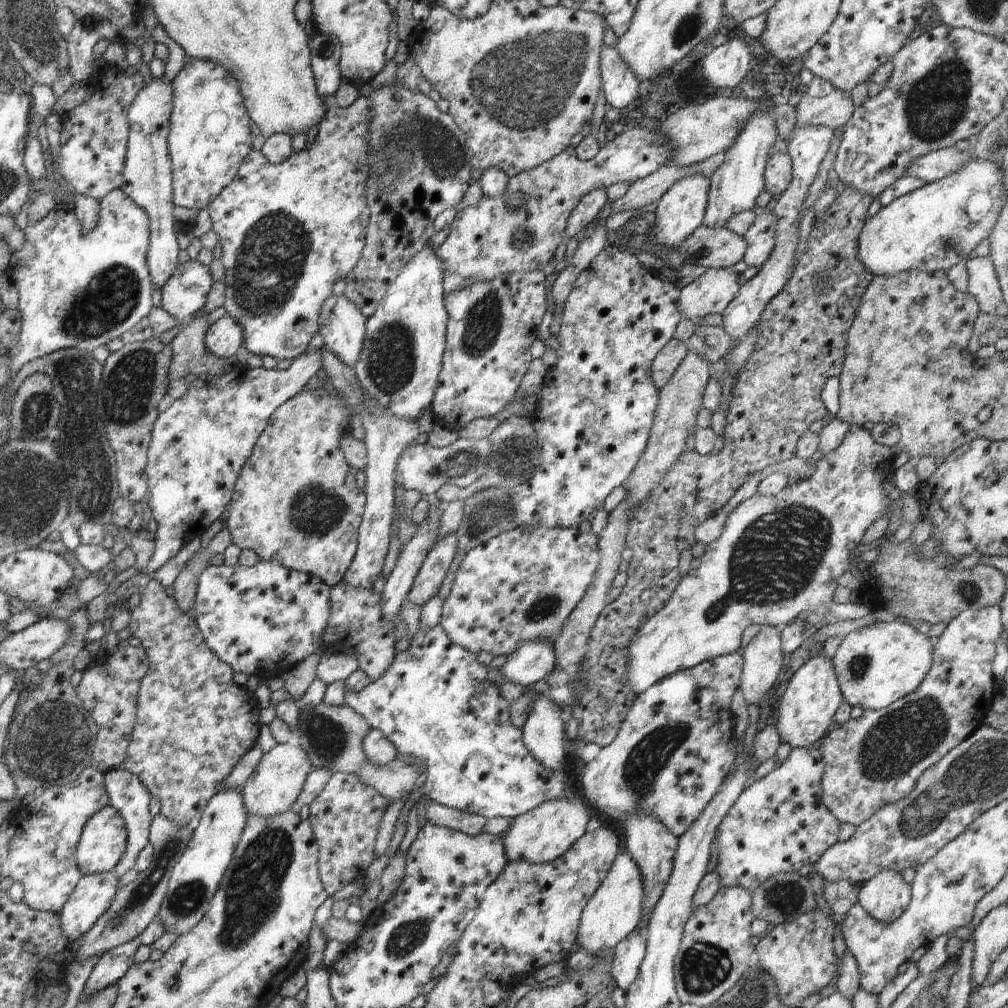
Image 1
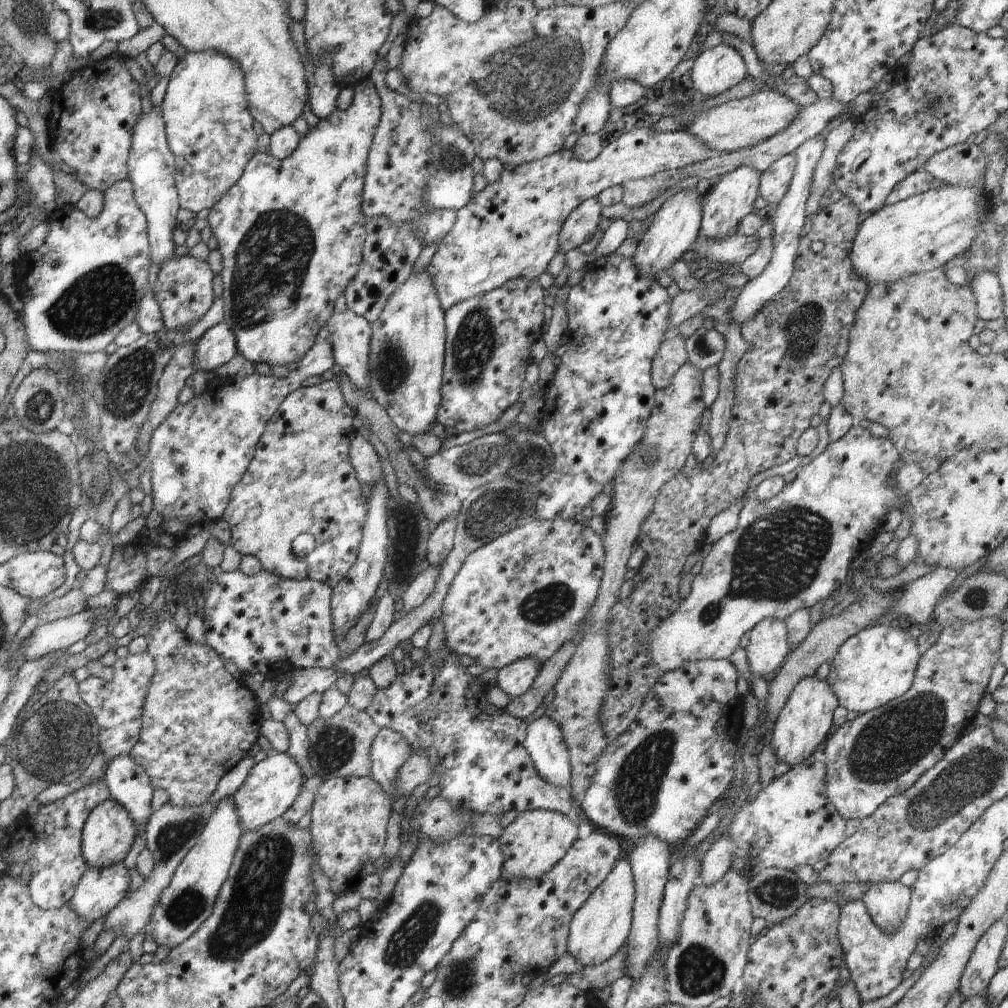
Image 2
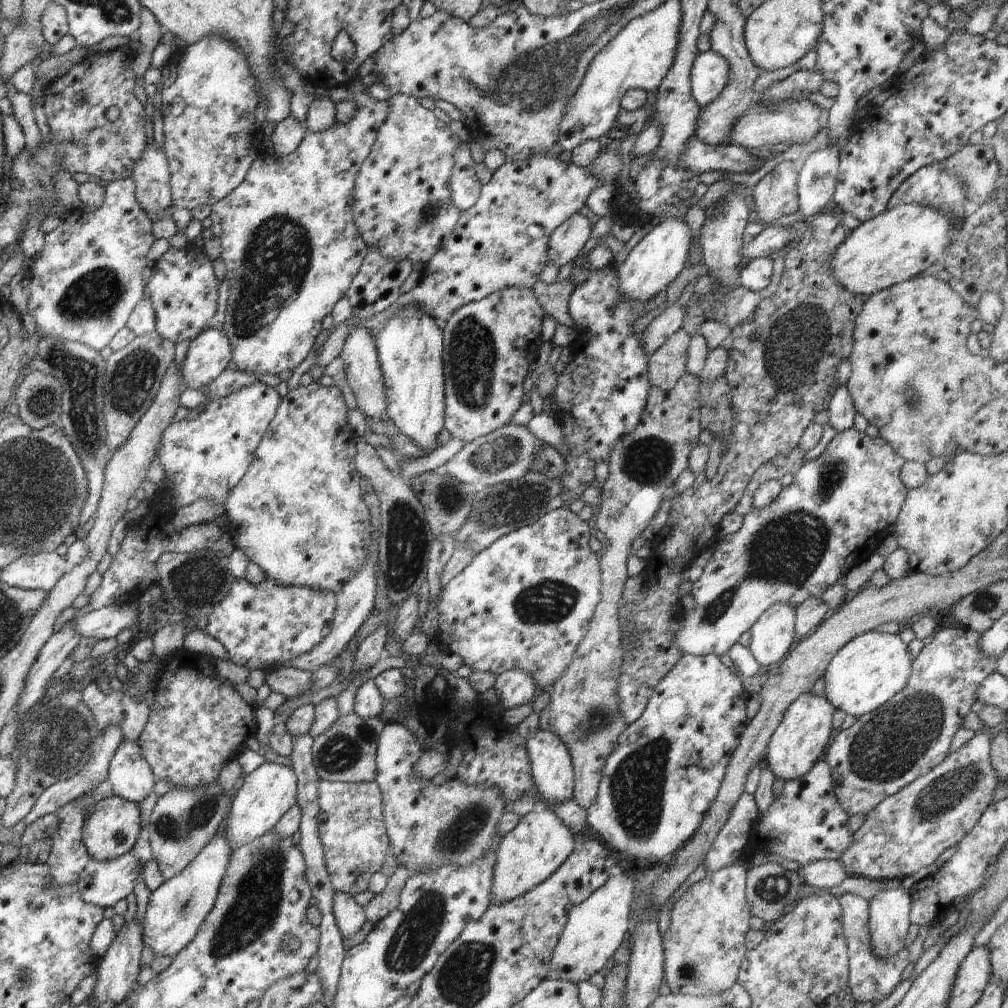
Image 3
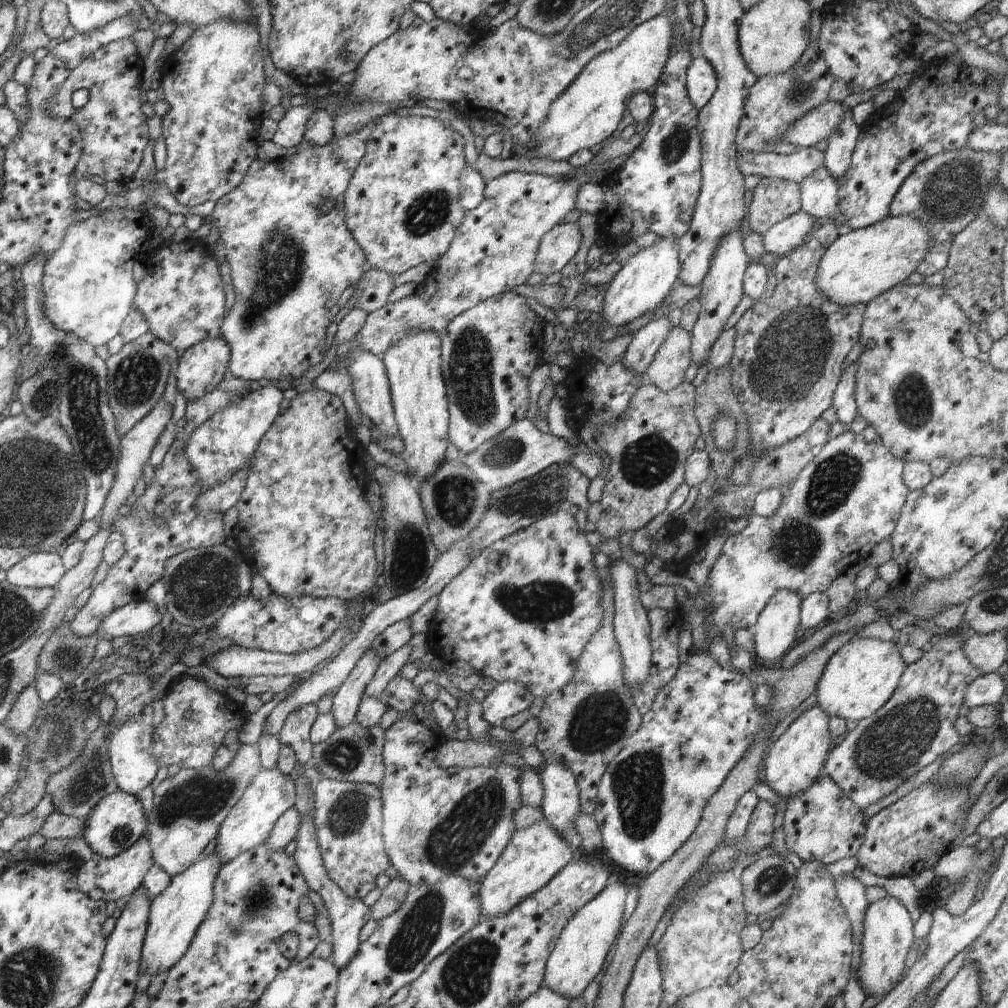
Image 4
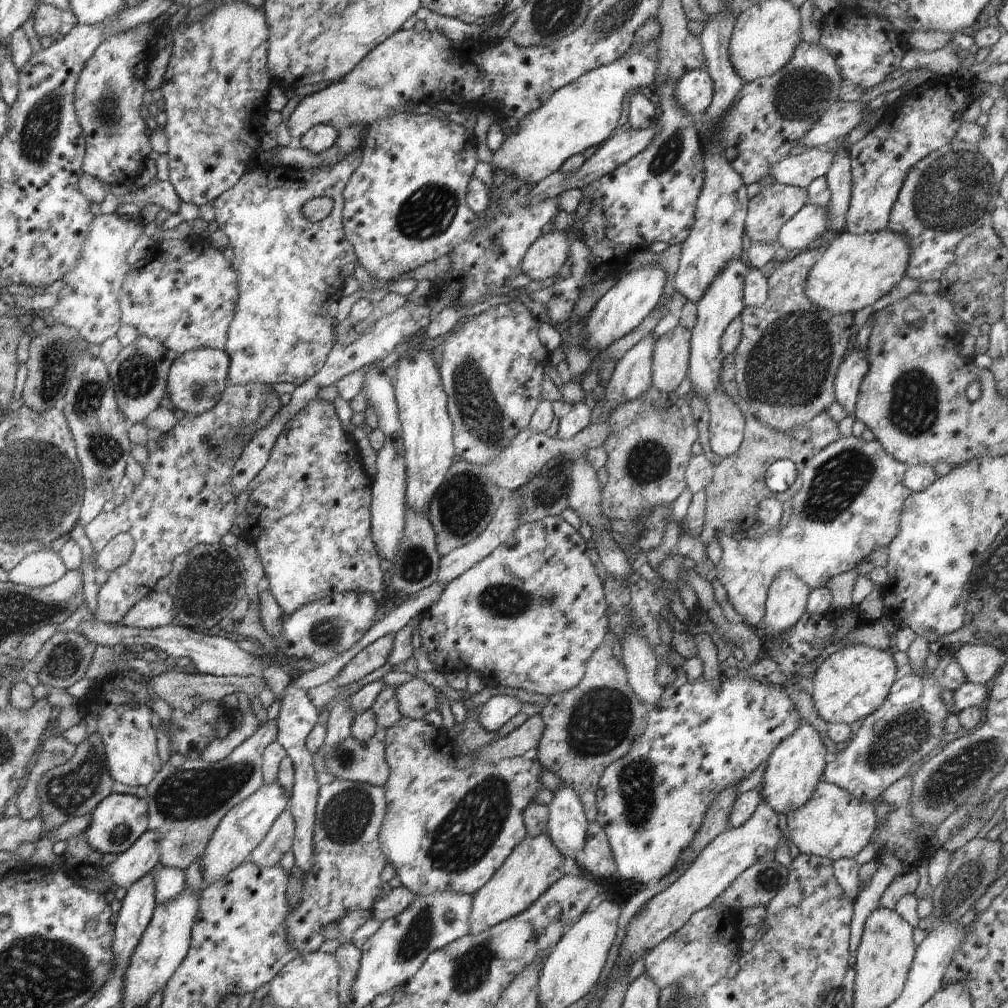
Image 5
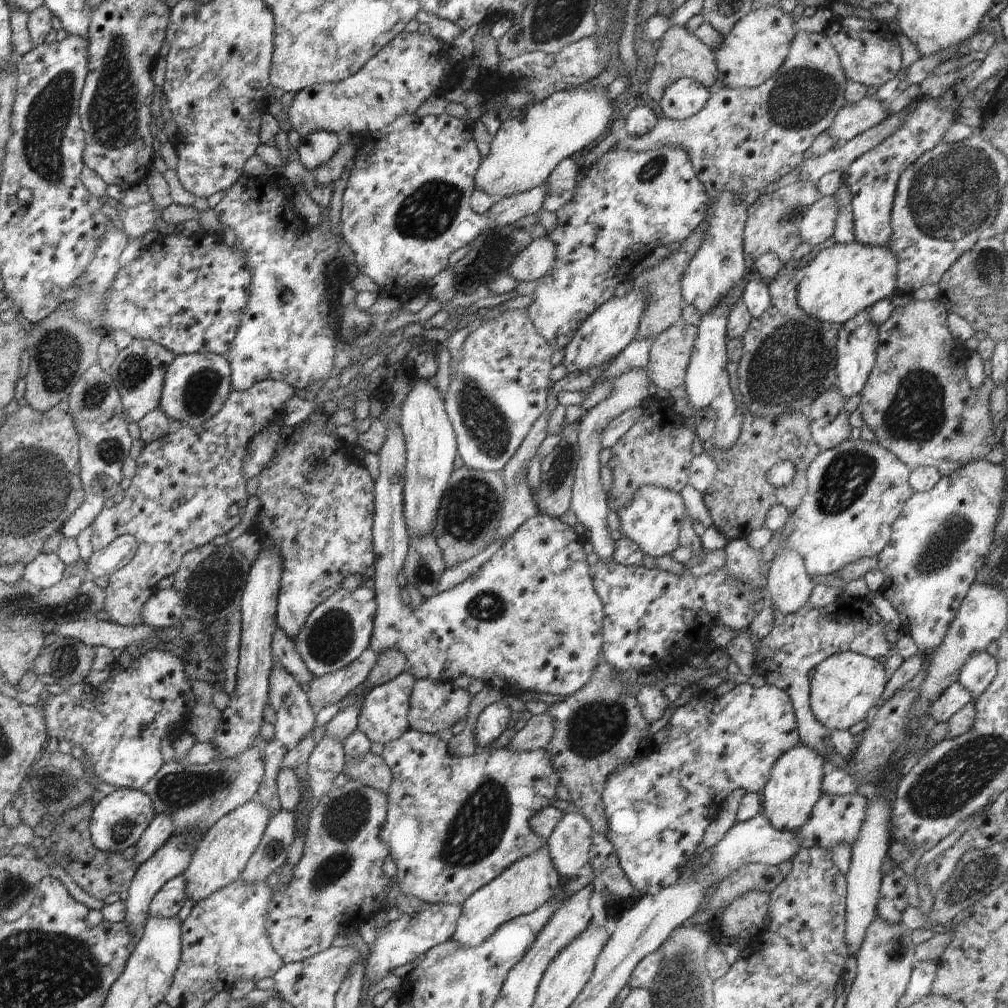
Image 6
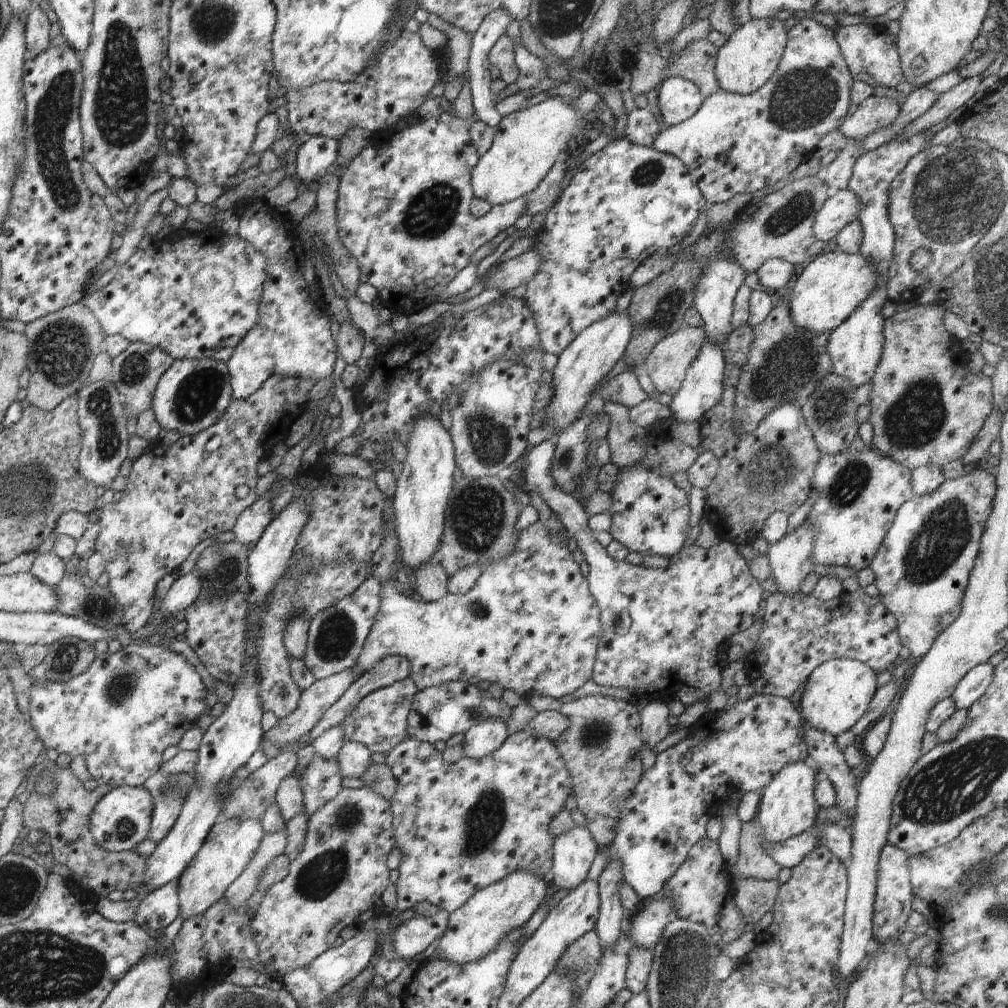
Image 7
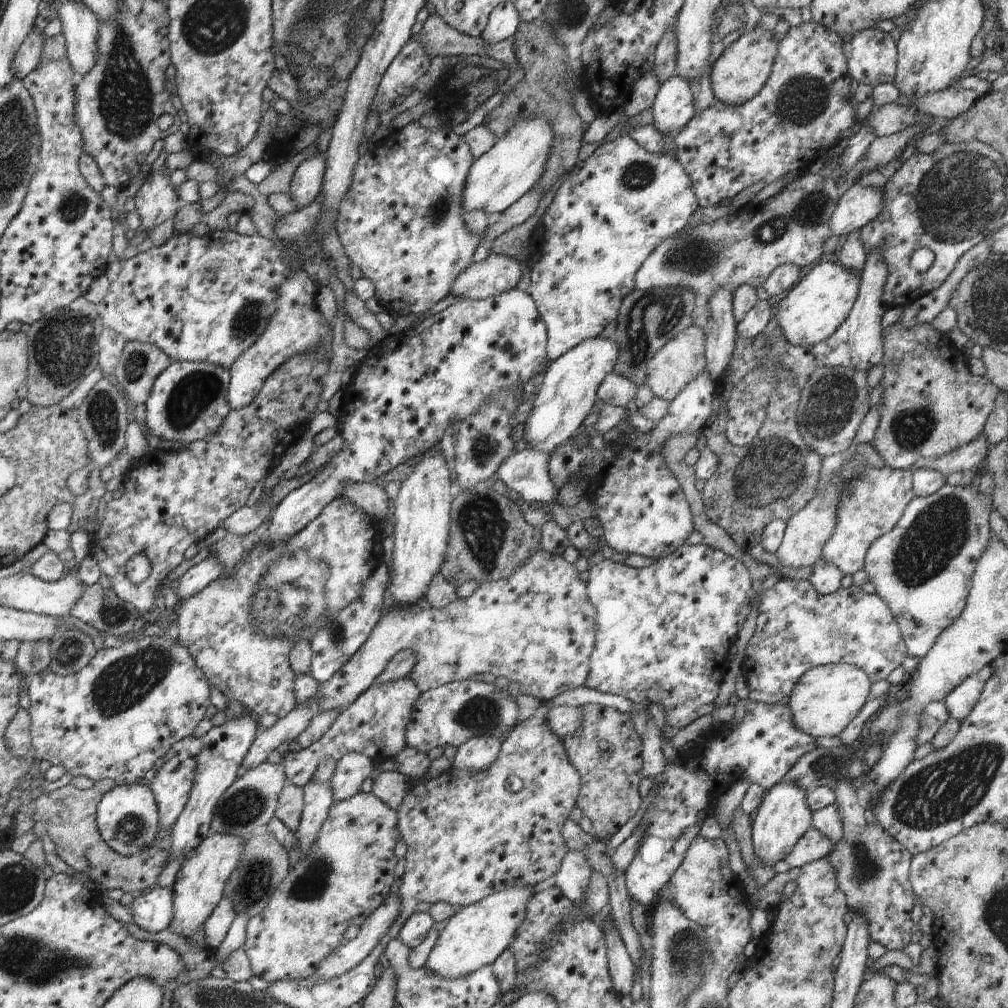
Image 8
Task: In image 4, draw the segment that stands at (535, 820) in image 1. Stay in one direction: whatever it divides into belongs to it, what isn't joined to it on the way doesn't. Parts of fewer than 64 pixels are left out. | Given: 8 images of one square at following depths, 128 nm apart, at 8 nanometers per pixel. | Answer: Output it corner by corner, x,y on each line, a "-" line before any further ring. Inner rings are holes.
544,818
530,828
516,830
498,862
481,880
479,922
494,916
506,916
519,902
542,890
547,882
577,856

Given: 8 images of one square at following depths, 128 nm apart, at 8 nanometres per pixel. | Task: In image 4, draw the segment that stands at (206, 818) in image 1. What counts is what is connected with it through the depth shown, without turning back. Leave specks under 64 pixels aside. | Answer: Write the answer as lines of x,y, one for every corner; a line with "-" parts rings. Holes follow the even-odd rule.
214,852
207,858
195,862
182,874
174,875
170,886
151,901
147,932
142,946
140,973
154,978
160,972
168,972
188,952
198,926
210,910
214,896
214,881
220,868
220,860

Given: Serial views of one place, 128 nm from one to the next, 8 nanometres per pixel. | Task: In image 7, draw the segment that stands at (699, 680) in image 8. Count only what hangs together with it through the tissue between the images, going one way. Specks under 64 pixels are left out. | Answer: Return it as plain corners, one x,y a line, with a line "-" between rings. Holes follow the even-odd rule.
551,440
543,441
542,443
533,446
528,450
528,454
522,458
522,464
520,464
520,474
522,474
522,478
518,480
518,482
514,482
513,485
517,487
522,492
526,492
526,494
532,494
532,492
538,492
540,494
540,498
546,502
546,504
551,508
552,512
559,517
559,521
563,524
565,531
567,532
569,538
574,538
577,543
577,549
580,550
584,555
584,560
590,567
589,575
587,576
588,586
594,600
598,603
600,607
600,624
601,624
601,634
600,640
597,646
597,654
596,654
596,662
594,662
594,668
592,672
592,681
595,684
600,686
610,686
621,689
631,690
634,698
636,697
636,692
650,692
650,688
654,688
654,692
662,692
662,690
676,690
676,686
678,688
694,688
696,690
696,684
698,684
698,688
702,688
702,690
708,690
708,692
696,692
696,698
686,698
686,708
691,706
697,702
706,702
710,694
718,688
720,688
721,684
721,671
720,664
718,664
718,658
720,658
720,643
722,642
722,660
724,660
724,654
728,652
728,646
730,645
729,638
737,634
738,632
742,632
742,630
746,630
749,626
754,624
754,621
760,617
762,613
762,609
759,609
764,603
764,597
766,596
766,592
760,586
758,580
750,574
750,570
748,570
748,565
745,563
745,560
739,555
739,552
736,550
737,546
734,546
731,542
728,541
720,541
716,546
711,546
710,548
702,548
696,544
682,547
678,554
674,554
670,559
670,564
666,566
666,568
658,568
651,569
646,568
644,565
632,565
625,561
617,560
610,557
606,553
606,549
598,543
596,540
596,534
592,532
592,530
588,527
588,515
584,512
584,509
581,505
580,500
578,500
574,494
568,495
566,492
562,492
562,489
556,488
556,484
554,484
554,478
552,478
552,474
550,474
550,468
552,468
552,457
555,451
554,443
-
622,620
622,626
627,625
628,633
624,636
615,632
614,626
616,623

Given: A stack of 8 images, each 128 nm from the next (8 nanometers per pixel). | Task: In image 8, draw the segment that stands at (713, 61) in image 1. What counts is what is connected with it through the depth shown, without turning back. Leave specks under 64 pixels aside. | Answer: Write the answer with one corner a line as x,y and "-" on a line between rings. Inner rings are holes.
678,75
666,80
658,89
651,108
652,126
662,136
676,138
676,134
680,134
696,115
689,82
678,78

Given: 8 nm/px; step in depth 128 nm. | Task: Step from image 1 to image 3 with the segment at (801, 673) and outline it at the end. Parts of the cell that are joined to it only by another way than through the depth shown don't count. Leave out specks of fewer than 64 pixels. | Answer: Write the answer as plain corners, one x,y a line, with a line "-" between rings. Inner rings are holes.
811,692
800,694
798,700
790,704
782,722
772,734
765,754
765,763
772,770
774,778
782,778
785,782
790,782
802,778
814,768
819,756
825,752
835,735
832,728
834,711
834,706
823,694
811,694

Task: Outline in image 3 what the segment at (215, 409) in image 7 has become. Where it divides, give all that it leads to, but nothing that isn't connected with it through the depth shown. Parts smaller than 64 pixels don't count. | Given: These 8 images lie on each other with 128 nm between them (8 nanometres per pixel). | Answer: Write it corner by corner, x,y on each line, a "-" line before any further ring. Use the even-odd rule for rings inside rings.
220,327
203,330
190,341
182,366
182,378
188,389
199,390
211,384
232,360
231,341

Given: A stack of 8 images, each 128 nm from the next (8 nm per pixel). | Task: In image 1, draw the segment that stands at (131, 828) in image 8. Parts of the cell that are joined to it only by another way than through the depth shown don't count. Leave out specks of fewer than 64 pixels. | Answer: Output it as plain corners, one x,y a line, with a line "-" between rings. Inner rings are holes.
110,804
98,810
84,825
80,842
76,847
76,864
82,875
98,874
112,870
126,852
128,832
124,819

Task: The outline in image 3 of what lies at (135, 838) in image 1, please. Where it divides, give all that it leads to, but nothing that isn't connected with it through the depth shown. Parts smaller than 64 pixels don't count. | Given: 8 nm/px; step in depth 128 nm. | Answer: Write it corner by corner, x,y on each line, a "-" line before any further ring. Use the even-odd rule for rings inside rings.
122,740
112,756
107,776
113,794
136,805
155,785
154,772
141,752
137,740

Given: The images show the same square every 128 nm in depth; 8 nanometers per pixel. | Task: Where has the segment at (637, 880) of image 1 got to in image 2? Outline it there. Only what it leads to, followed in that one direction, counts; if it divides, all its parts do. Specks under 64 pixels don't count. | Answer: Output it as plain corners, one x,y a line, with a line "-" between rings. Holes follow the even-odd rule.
619,859
604,882
584,902
583,907
574,914
570,922
567,954
571,954
583,966
598,966
612,958
620,949
624,949
632,924
632,912
635,900
635,886
632,867
627,860

